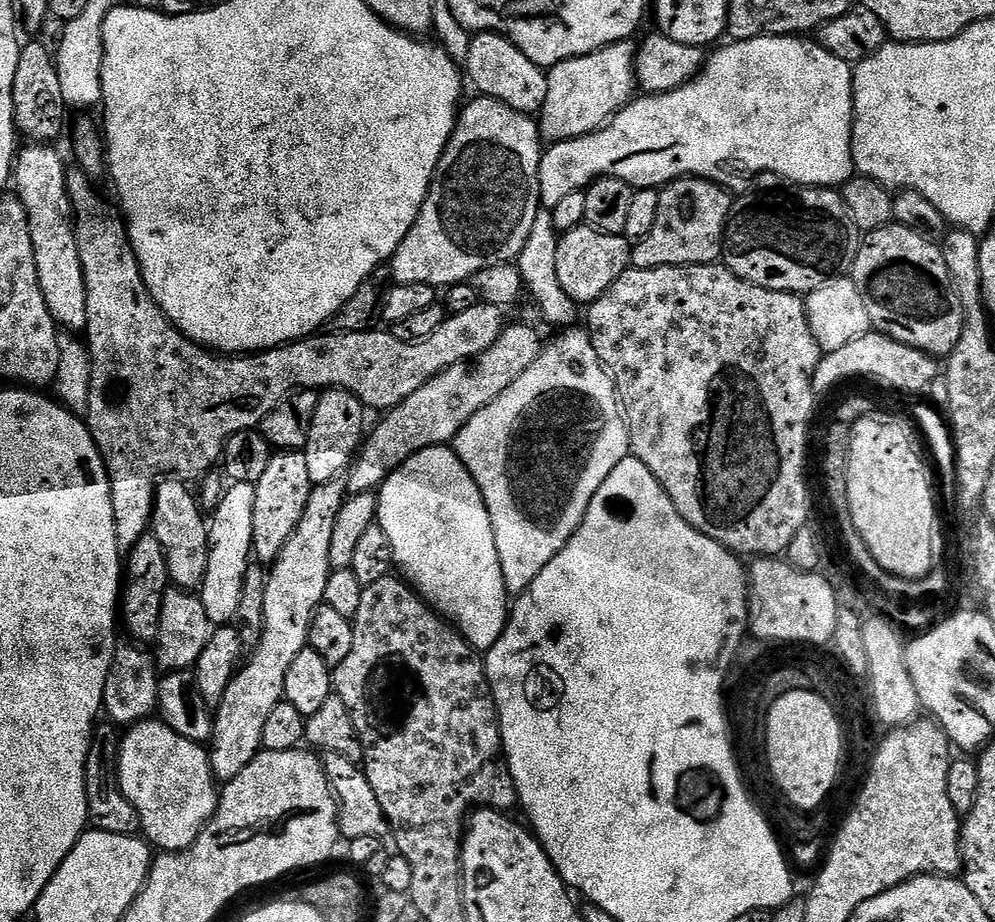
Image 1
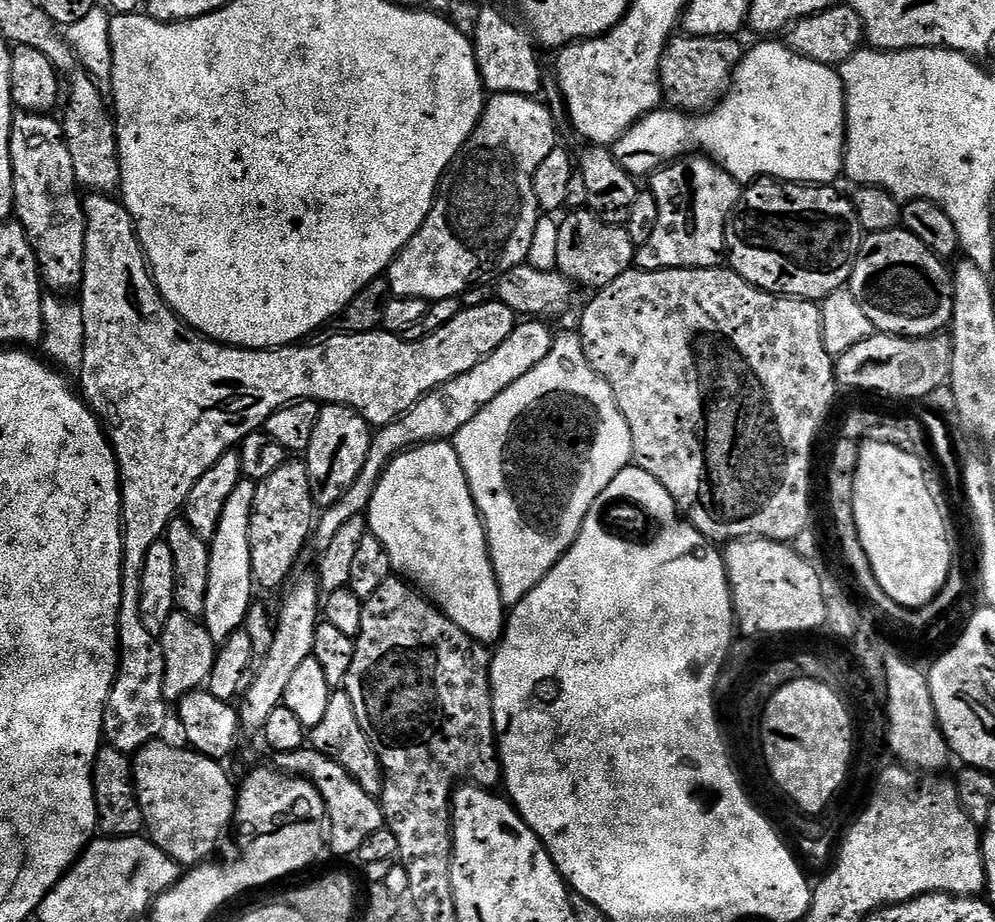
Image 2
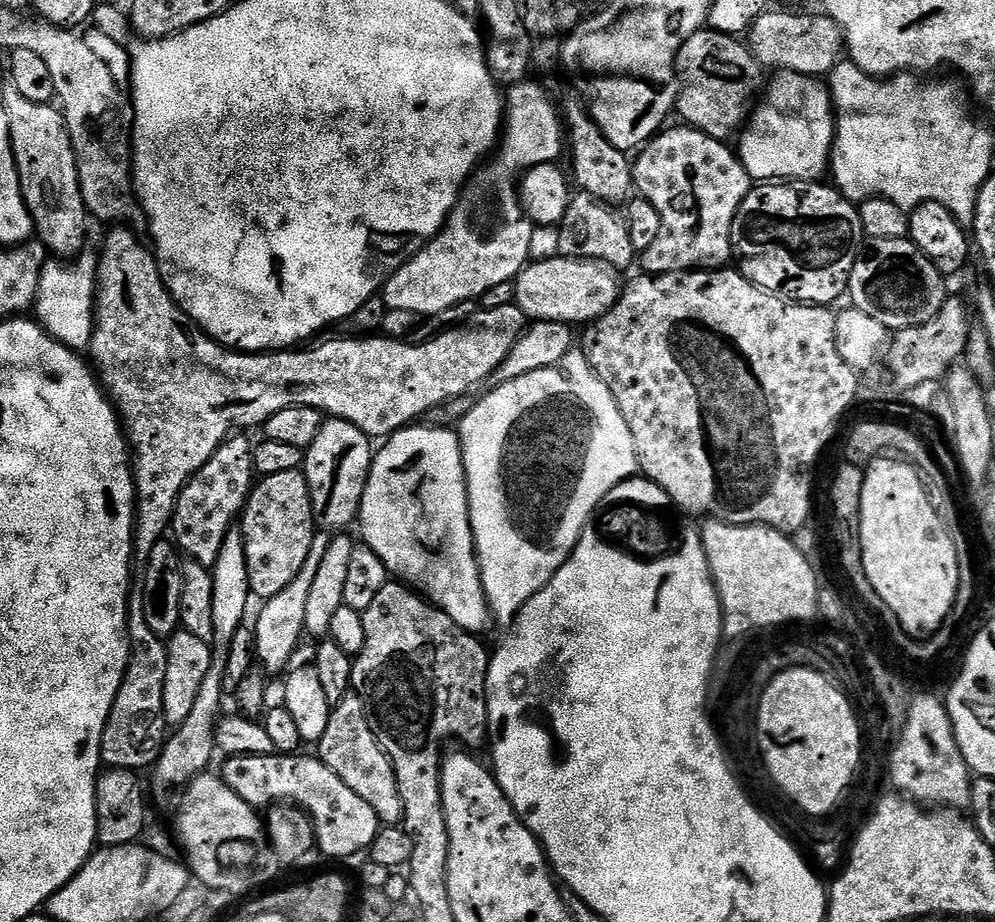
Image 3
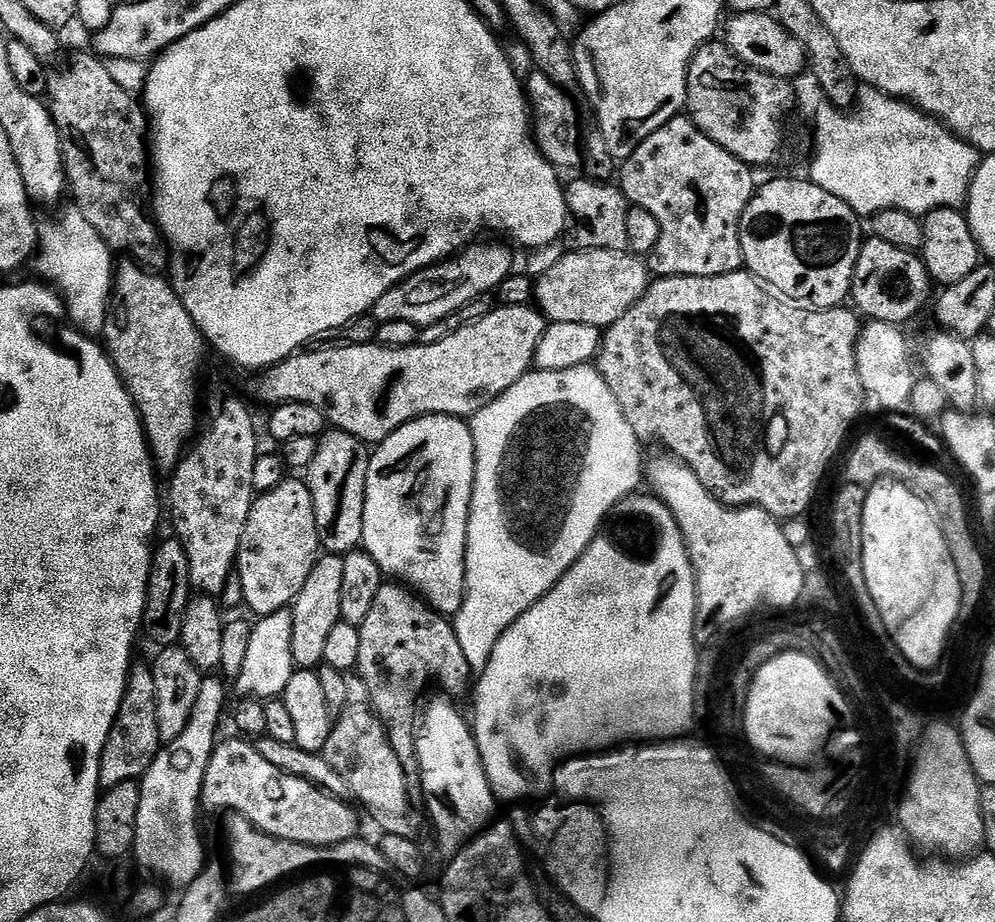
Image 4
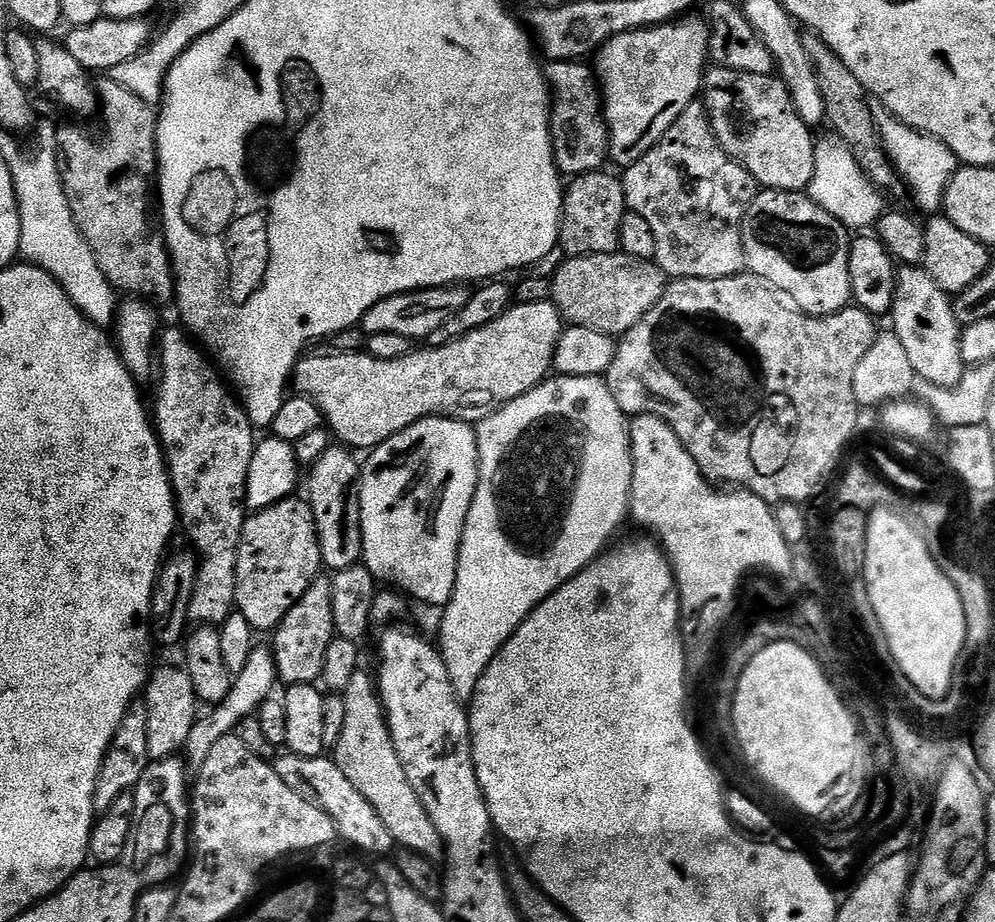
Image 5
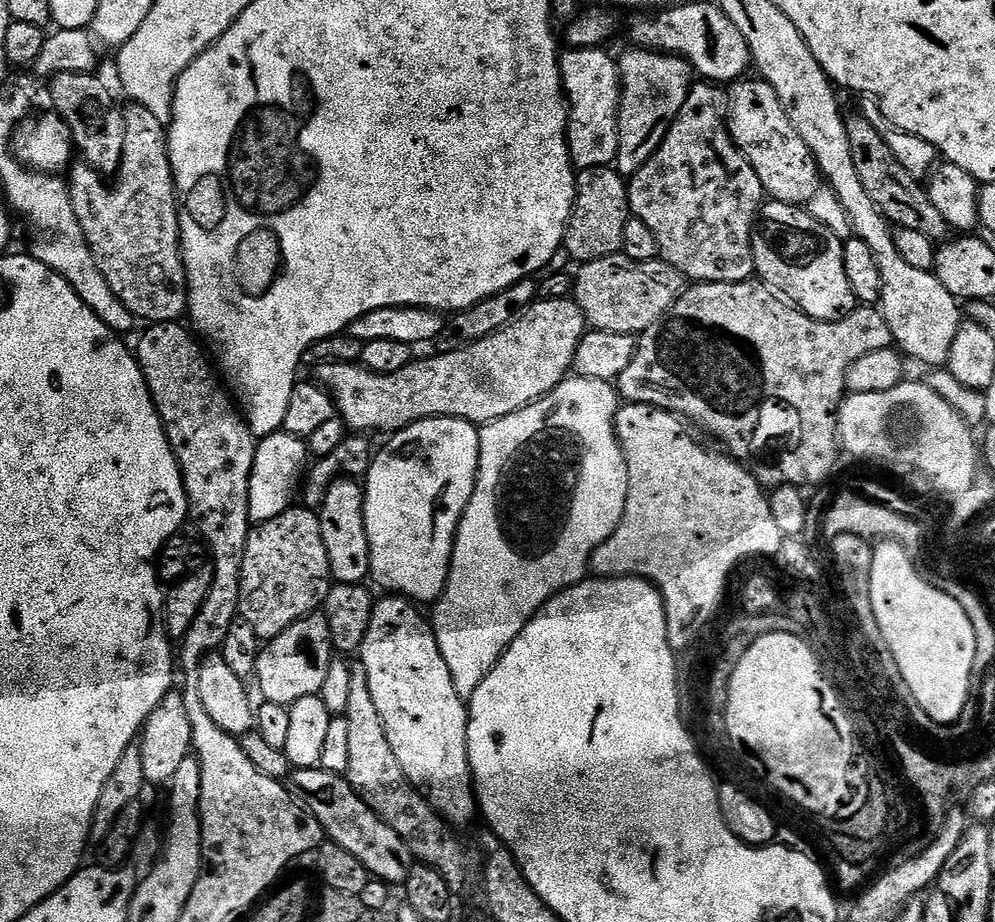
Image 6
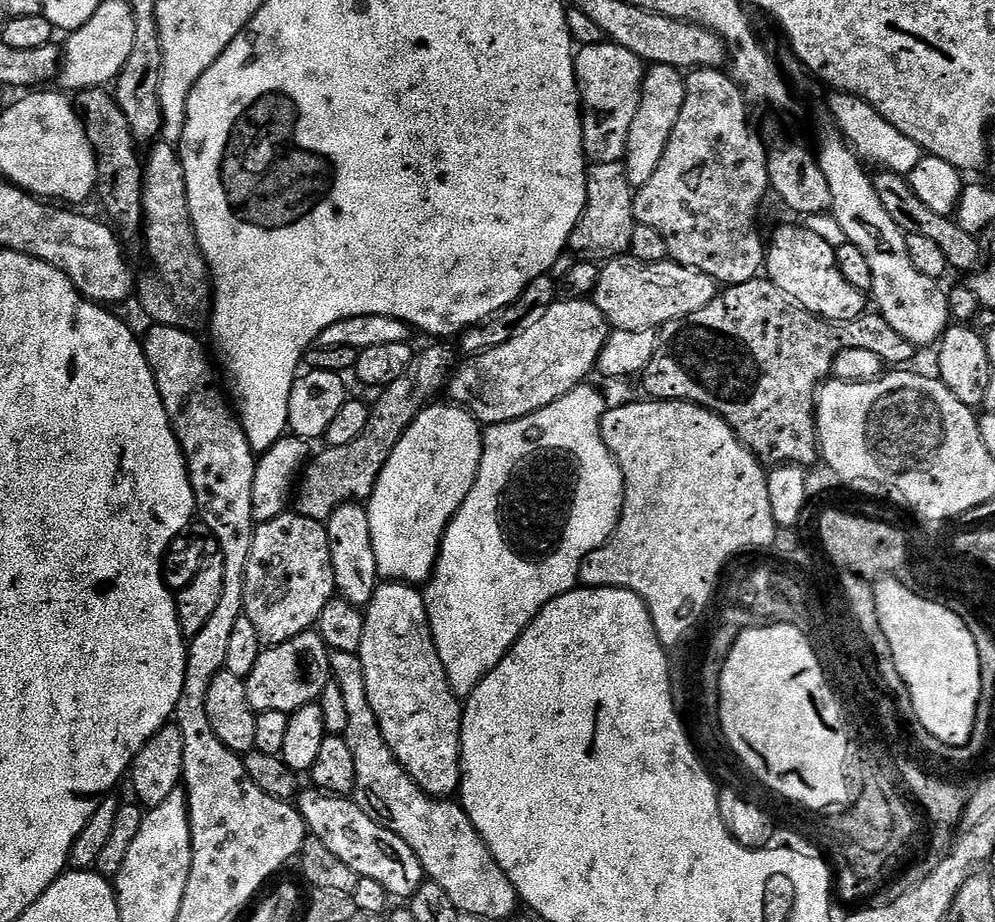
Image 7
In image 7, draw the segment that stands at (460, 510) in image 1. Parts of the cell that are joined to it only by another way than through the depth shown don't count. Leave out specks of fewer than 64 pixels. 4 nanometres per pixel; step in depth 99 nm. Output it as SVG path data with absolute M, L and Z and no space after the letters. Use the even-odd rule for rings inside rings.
M433 402L414 418L414 422L402 434L398 446L390 454L372 496L366 501L370 518L370 538L374 546L374 559L378 561L381 577L388 582L399 582L413 586L423 585L431 580L440 556L440 544L444 531L456 512L466 502L478 474L478 466L484 449L482 425L467 408L455 403Z

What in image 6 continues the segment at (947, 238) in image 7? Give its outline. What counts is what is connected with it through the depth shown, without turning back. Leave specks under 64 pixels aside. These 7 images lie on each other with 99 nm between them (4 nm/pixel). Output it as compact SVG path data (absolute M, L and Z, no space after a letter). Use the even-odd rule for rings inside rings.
M849 115L844 121L846 134L850 138L850 154L853 155L854 166L857 167L858 178L865 187L866 194L874 201L874 206L885 216L888 223L906 230L914 230L926 234L926 238L940 242L949 235L950 229L946 218L938 211L938 206L930 202L927 187L890 150L883 131L875 128L864 116Z

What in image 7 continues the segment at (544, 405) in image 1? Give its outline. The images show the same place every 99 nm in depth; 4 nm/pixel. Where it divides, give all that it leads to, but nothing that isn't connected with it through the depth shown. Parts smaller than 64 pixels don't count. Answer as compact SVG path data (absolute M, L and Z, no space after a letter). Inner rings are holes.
M581 386L570 390L570 394L566 394L562 398L558 398L558 402L554 402L550 406L546 406L542 410L538 410L534 414L530 414L526 418L518 418L514 422L502 422L501 424L493 424L483 429L484 433L484 449L482 450L482 458L478 466L478 474L474 478L474 486L470 490L470 494L466 498L466 502L462 502L462 506L456 512L456 516L449 522L448 528L444 531L444 540L440 544L440 556L436 560L436 570L432 573L431 580L427 581L426 591L424 592L424 605L428 611L428 624L432 628L432 637L436 643L438 650L438 658L442 658L442 666L446 670L446 678L448 684L452 688L452 692L458 698L467 698L468 695L475 690L479 684L486 678L486 674L490 674L490 670L494 670L498 666L498 662L502 662L502 658L512 649L514 642L521 634L530 626L530 622L537 616L544 607L546 607L551 600L558 598L562 594L572 591L577 587L580 578L580 567L586 558L586 554L590 554L594 550L604 547L605 544L611 540L614 530L620 521L622 514L622 506L624 505L624 479L622 478L622 470L616 464L615 456L610 454L610 450L606 446L606 442L600 433L600 420L604 417L606 411L606 403L604 404L604 396L600 392L595 392L594 389L588 388L589 386Z

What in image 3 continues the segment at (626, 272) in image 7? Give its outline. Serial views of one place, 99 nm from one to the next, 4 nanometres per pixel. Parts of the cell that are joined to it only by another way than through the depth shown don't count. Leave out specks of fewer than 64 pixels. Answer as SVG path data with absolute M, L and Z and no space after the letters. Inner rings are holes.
M556 255L549 260L533 260L525 264L514 281L514 303L529 321L545 320L569 326L587 326L602 318L616 305L622 291L617 269L601 260L579 260Z

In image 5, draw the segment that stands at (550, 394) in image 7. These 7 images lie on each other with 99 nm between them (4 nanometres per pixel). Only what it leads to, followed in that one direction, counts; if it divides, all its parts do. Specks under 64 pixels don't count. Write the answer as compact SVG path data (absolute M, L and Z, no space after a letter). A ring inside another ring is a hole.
M547 300L546 302L530 302L529 304L516 302L513 303L506 314L502 314L502 318L490 322L490 326L482 326L478 330L471 332L469 336L462 336L458 340L452 340L449 344L444 344L440 348L421 347L421 352L420 349L414 350L406 358L394 358L394 362L386 362L385 360L369 356L367 351L332 352L331 354L327 354L328 356L305 355L303 358L297 360L290 380L299 395L310 397L318 406L318 410L322 410L327 427L341 445L347 446L352 450L357 450L356 448L371 450L377 448L382 442L386 442L394 434L406 430L411 424L416 424L419 420L427 420L430 416L444 416L447 420L462 420L466 424L475 425L477 422L486 419L490 414L494 414L502 406L514 402L514 398L522 398L522 394L534 390L541 382L549 379L550 373L553 371L552 359L556 353L560 335L564 333L565 327L566 321L564 317L561 316L559 310L551 300Z

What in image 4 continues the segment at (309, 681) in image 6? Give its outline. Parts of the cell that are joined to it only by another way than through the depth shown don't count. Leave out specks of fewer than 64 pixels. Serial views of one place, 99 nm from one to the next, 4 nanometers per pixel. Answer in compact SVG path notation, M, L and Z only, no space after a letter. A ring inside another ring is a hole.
M324 554L317 560L314 570L310 570L310 578L306 578L306 586L298 590L296 599L290 605L292 621L294 622L294 662L297 669L316 670L324 664L326 642L330 630L341 623L342 610L342 562L343 555Z

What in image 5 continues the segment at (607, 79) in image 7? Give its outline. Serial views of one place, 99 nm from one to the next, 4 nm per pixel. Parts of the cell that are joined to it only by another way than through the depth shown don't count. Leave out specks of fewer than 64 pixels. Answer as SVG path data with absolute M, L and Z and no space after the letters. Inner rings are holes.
M554 60L543 65L544 79L548 81L552 97L552 149L557 168L568 178L583 172L601 171L609 159L608 124L604 120L602 93L593 69L586 64Z

